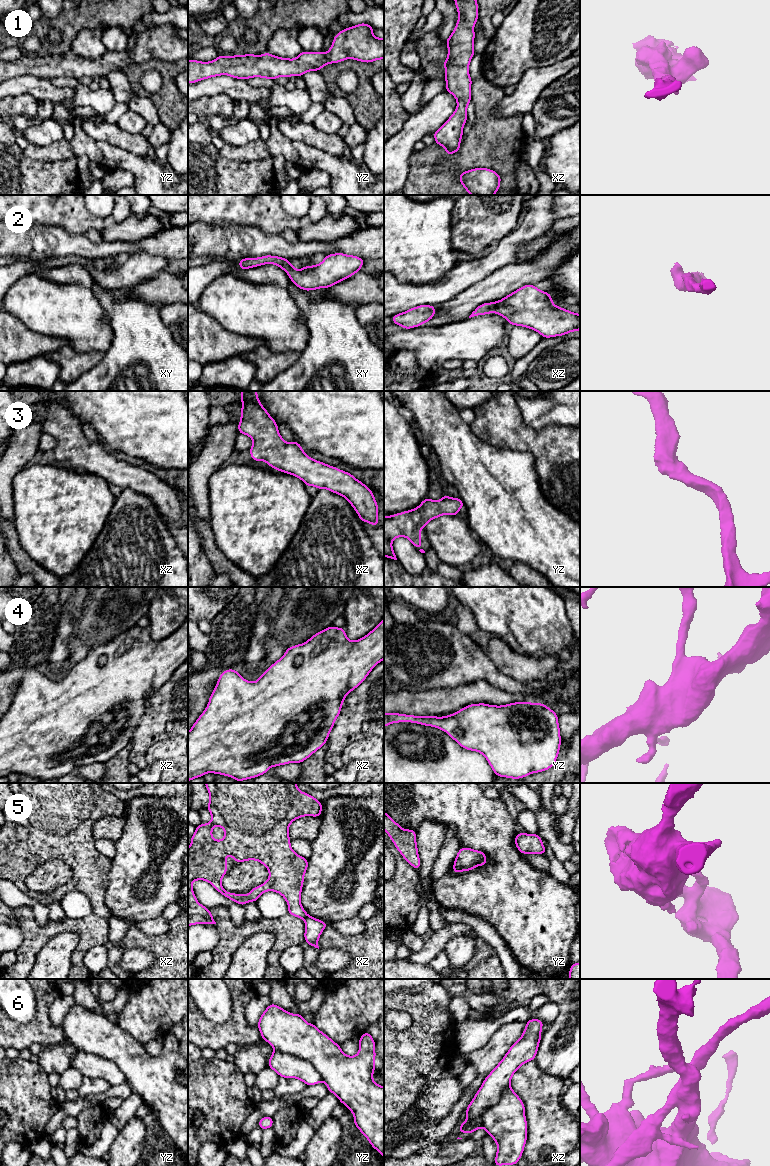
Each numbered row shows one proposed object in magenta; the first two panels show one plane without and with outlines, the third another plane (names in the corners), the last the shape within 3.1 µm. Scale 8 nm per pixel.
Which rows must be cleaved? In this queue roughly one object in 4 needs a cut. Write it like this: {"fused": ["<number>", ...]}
{"fused": ["5"]}

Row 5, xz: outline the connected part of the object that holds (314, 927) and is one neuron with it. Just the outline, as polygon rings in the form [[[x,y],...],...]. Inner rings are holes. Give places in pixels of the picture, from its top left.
[[[307,916],[304,919],[306,930],[304,932],[304,940],[312,947],[318,948],[318,941],[323,930],[328,926],[324,921]]]

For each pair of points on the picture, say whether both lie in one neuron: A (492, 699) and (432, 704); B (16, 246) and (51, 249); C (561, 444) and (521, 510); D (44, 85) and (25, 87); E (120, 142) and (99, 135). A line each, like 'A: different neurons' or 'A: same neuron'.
A: same neuron
B: same neuron
C: different neurons
D: same neuron
E: same neuron

